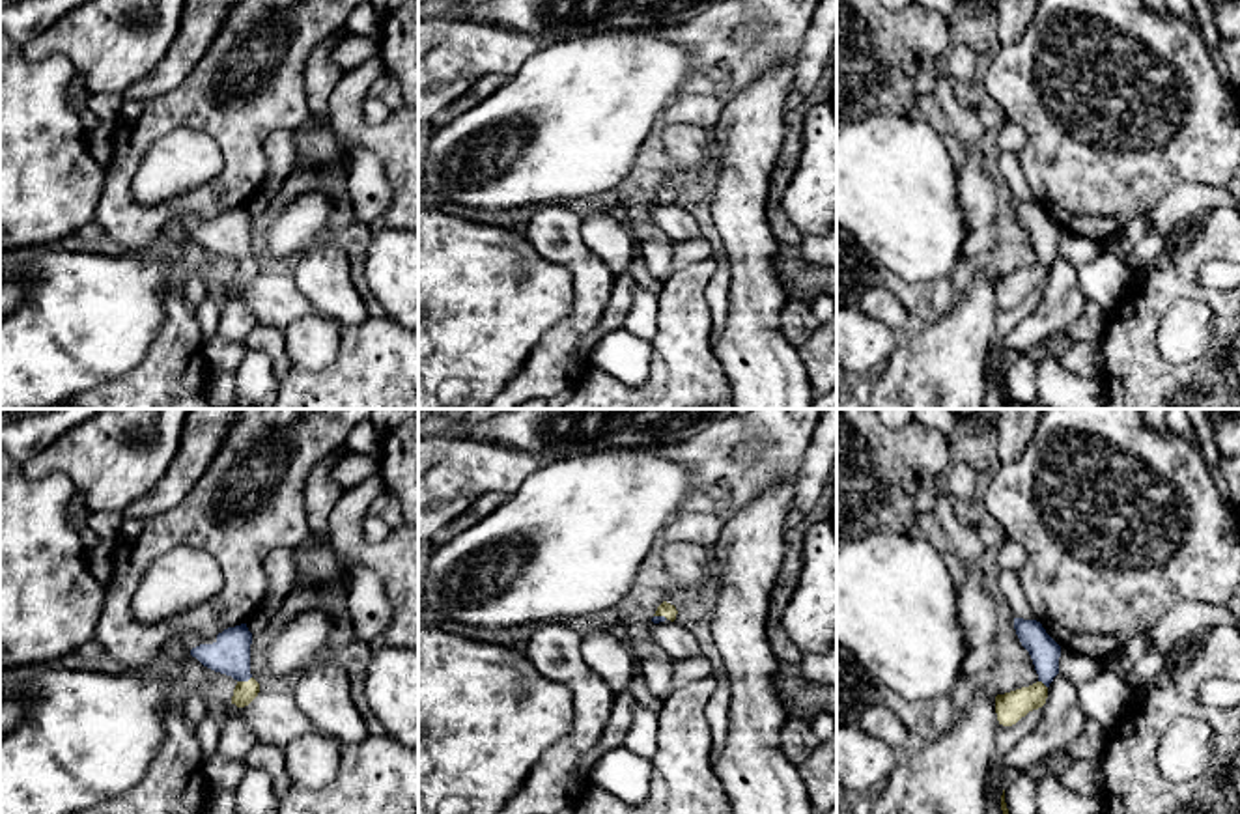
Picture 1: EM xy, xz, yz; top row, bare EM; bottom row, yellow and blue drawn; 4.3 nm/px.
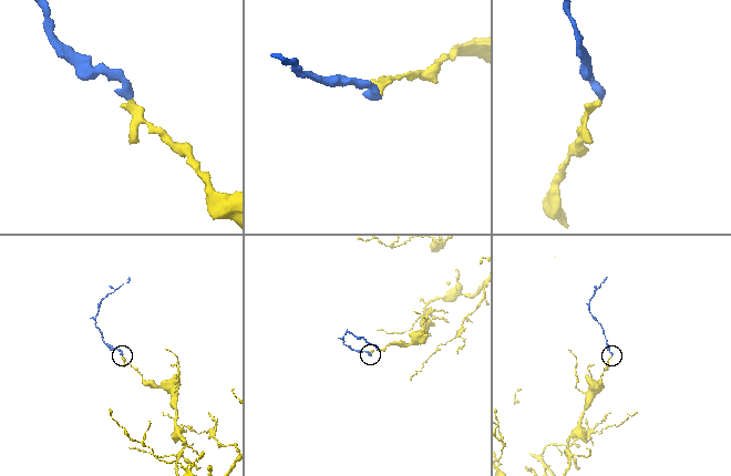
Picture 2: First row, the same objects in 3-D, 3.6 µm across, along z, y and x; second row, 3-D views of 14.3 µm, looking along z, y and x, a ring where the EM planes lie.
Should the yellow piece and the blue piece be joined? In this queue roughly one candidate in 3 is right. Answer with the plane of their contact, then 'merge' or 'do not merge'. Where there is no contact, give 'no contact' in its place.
contact in xy; merge

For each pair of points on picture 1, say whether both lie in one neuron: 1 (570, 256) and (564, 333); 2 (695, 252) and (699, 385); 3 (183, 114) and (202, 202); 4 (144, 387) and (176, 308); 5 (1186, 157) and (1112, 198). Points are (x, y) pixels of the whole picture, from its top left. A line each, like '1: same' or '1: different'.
1: same
2: different
3: same
4: same
5: same

